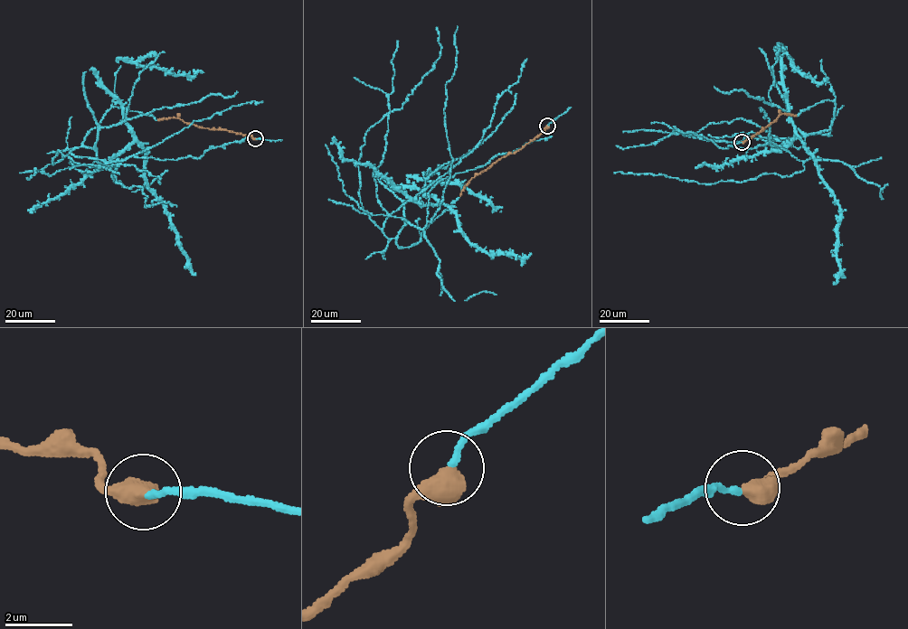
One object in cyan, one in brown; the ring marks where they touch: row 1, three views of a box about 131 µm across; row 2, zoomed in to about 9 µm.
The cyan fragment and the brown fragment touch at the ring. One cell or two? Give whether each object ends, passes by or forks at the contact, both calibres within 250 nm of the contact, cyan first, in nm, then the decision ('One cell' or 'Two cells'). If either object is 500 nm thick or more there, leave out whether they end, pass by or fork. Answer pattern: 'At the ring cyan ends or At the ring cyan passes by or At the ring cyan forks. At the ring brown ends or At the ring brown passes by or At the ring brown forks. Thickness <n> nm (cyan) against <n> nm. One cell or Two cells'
Thickness 200 nm (cyan) against 650 nm. One cell

